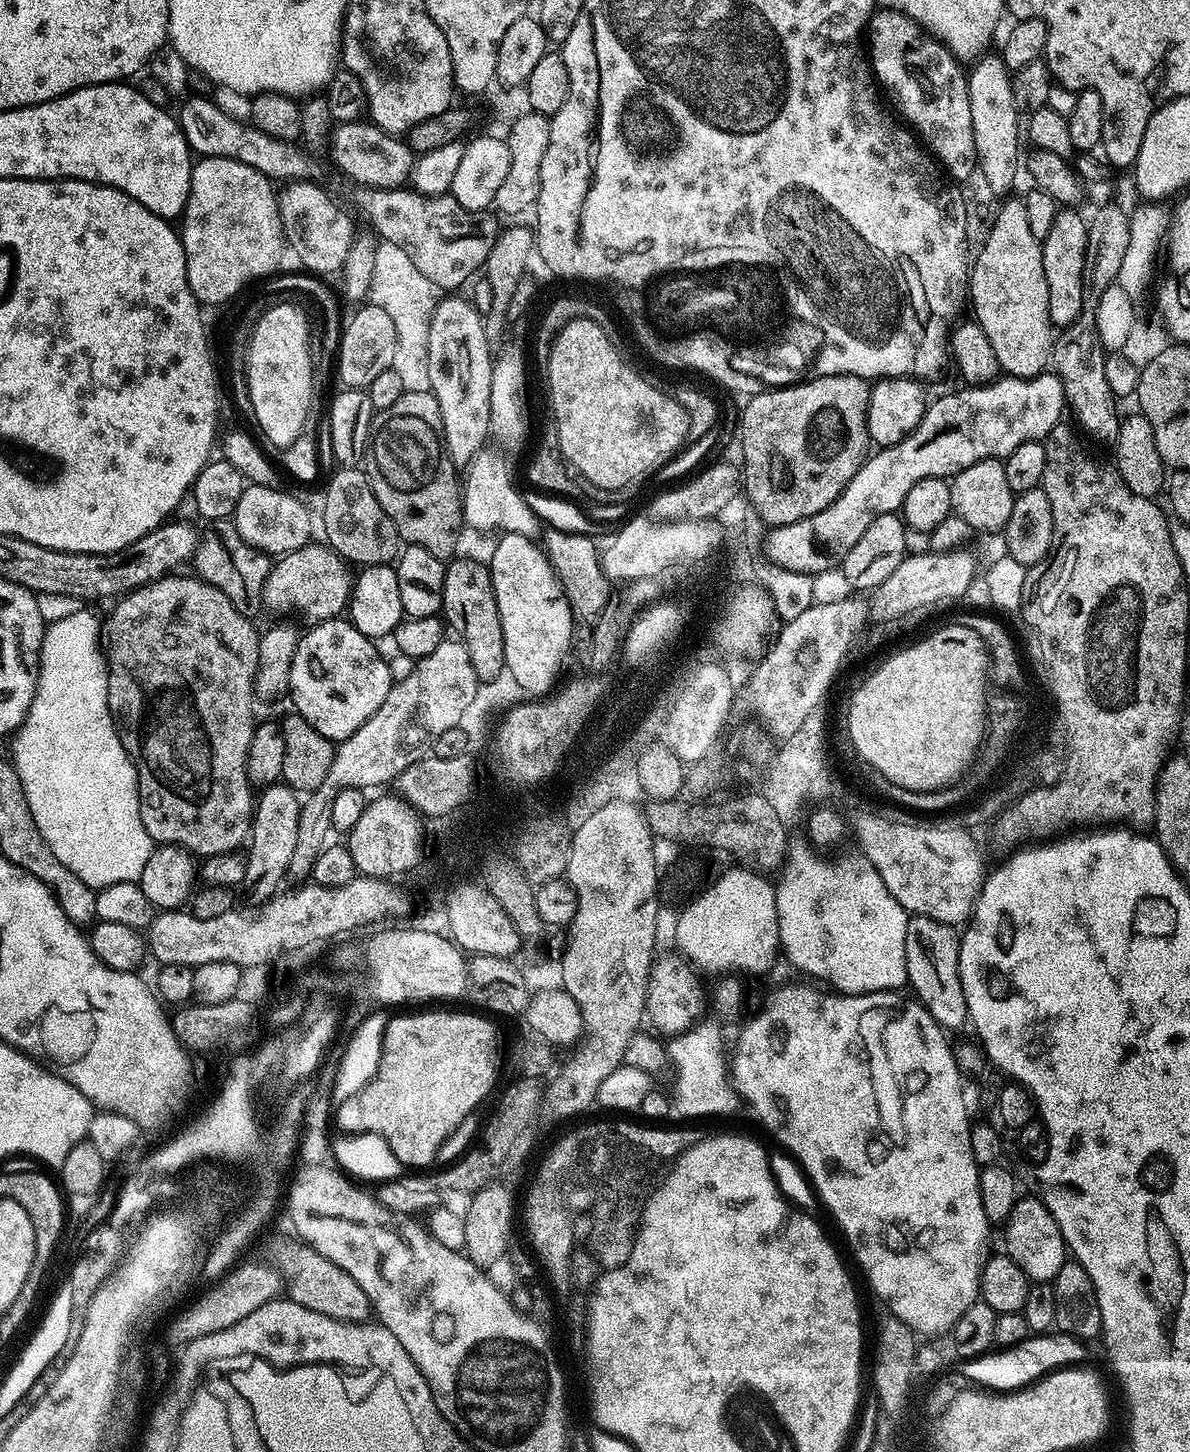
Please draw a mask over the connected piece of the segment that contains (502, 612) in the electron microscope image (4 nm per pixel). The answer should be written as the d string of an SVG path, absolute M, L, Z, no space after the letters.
M504 532L496 540L496 549L490 561L492 585L494 586L494 598L498 598L498 614L502 618L502 638L506 646L506 658L504 667L507 675L512 675L512 680L527 695L532 698L540 698L551 693L557 687L561 679L560 667L572 648L572 622L574 615L568 594L564 592L552 562L548 558L547 551L538 546L539 543L522 534Z

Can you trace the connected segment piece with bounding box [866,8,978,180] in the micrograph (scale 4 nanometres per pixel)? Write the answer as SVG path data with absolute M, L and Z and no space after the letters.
M880 8L873 11L872 18L868 21L866 55L879 87L885 93L888 91L896 99L901 112L899 115L911 125L915 135L926 145L927 151L938 161L939 167L945 173L948 171L956 180L968 180L972 172L974 176L978 165L974 146L974 126L970 118L968 77L963 71L960 73L961 65L948 51L946 45L940 43L935 36L925 32L906 14L895 12L893 8Z

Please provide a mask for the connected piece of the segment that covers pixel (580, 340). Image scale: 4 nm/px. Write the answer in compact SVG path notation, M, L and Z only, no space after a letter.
M585 319L565 325L557 333L549 350L552 356L546 371L546 383L548 382L548 396L556 407L552 416L556 419L554 427L565 461L581 477L588 480L598 478L598 482L605 486L615 486L624 484L627 479L643 481L649 473L656 474L684 448L682 441L686 413L680 412L679 406L672 404L672 399L660 396L660 392L648 388L648 384L642 382L638 374L630 371L629 365L623 364L621 349L608 348L614 340L611 335L604 333L603 326L603 323Z

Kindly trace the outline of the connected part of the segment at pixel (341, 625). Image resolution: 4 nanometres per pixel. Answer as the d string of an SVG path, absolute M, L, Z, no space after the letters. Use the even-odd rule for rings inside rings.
M344 618L313 624L296 643L288 674L288 692L295 711L318 734L333 742L350 738L371 717L394 683L394 675L373 641Z

